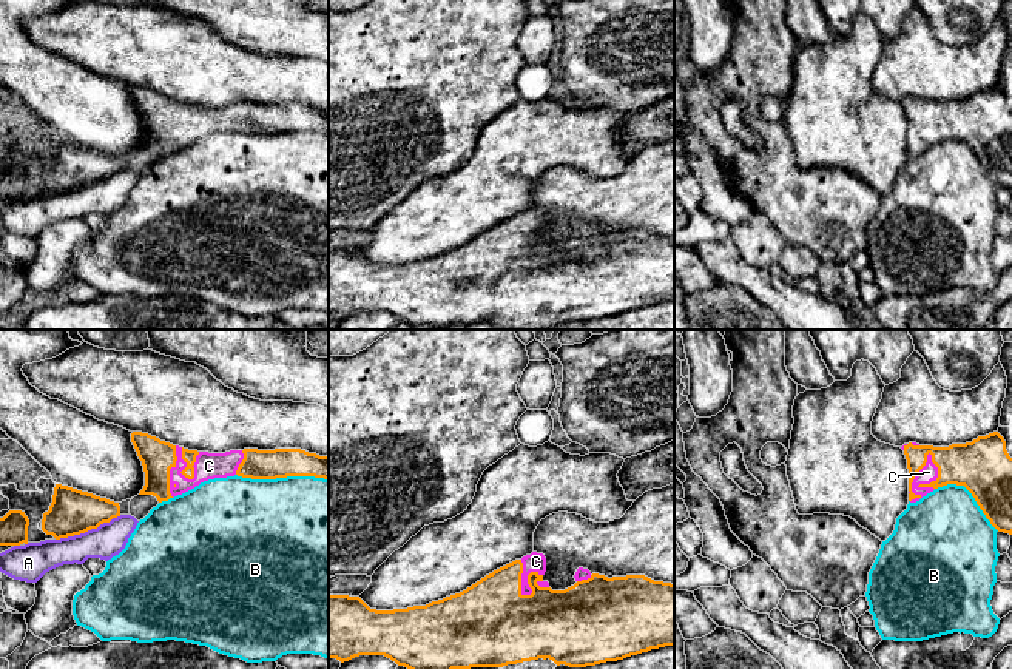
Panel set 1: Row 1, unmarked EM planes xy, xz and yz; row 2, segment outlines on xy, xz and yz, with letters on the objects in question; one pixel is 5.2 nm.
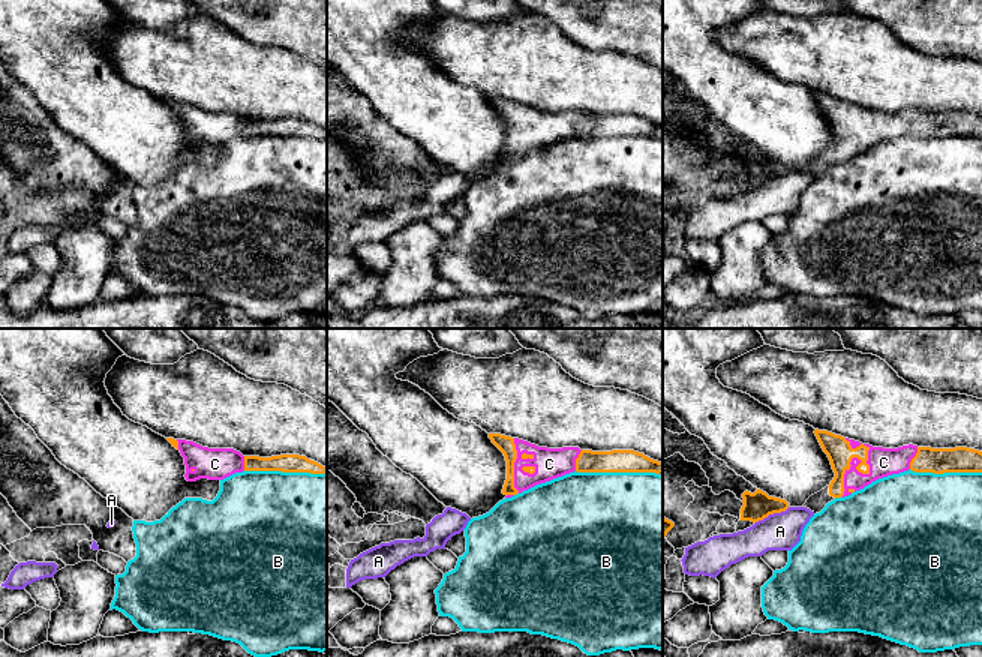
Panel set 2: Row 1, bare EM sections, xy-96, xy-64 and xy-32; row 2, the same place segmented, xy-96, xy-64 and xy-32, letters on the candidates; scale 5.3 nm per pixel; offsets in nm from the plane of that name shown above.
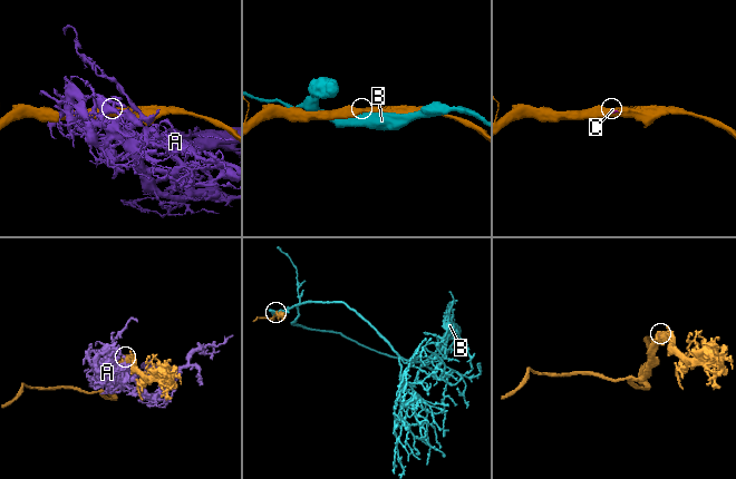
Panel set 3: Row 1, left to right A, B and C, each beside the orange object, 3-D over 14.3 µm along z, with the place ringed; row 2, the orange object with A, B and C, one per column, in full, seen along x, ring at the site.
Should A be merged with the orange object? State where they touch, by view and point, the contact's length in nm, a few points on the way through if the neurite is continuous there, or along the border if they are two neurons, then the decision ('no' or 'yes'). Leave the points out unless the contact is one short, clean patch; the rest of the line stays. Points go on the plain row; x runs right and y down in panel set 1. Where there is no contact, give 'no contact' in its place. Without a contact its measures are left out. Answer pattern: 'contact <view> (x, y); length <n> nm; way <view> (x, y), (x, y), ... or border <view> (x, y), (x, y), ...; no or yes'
contact xy (88, 184); length 360 nm; no

